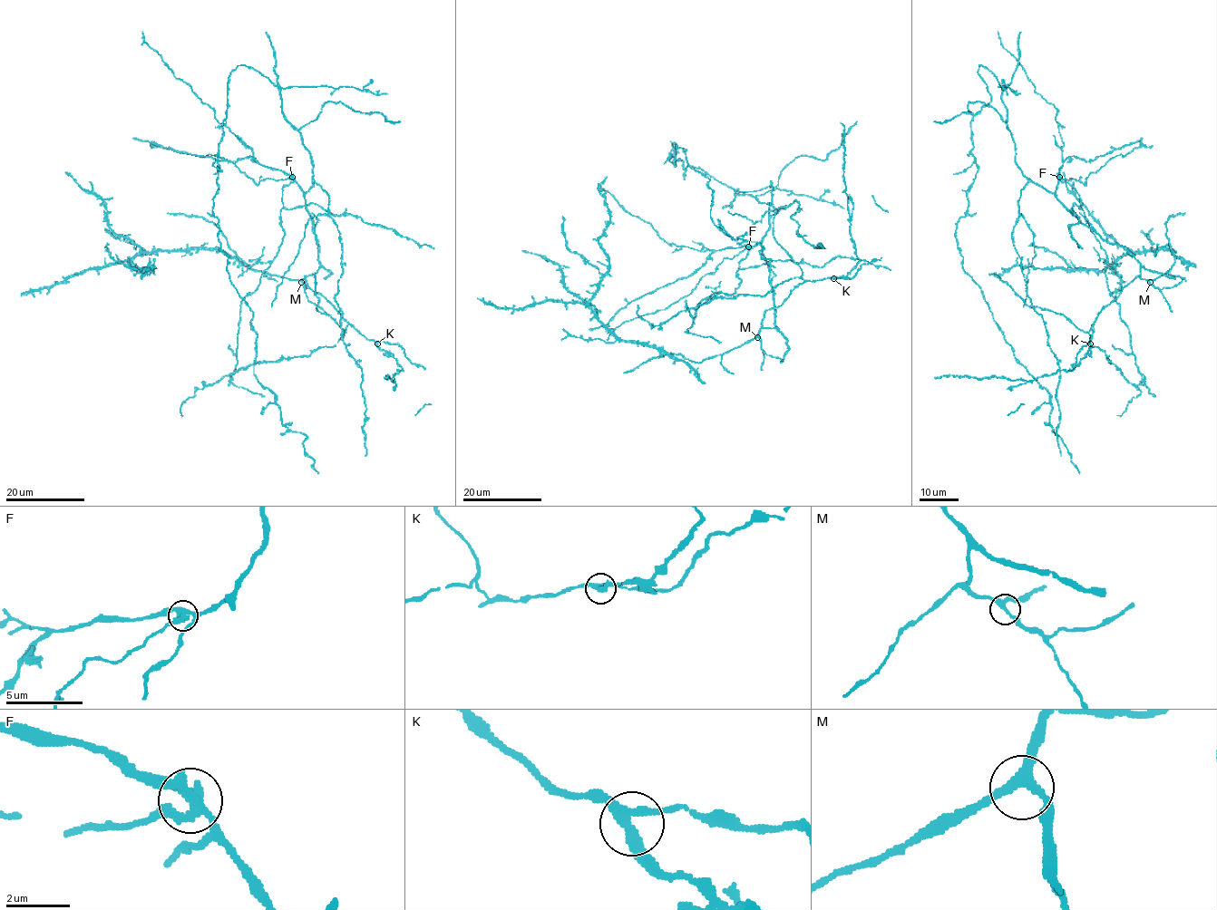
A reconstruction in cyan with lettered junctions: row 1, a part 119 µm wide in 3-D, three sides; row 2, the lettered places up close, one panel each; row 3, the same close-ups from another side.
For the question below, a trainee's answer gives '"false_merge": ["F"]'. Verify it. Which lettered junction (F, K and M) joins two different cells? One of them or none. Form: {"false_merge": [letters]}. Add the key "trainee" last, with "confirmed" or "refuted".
{"false_merge": ["F"], "trainee": "confirmed"}

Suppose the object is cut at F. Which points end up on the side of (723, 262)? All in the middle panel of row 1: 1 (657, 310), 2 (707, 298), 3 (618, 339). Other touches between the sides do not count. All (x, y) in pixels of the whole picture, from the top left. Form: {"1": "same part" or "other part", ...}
{"1": "same part", "2": "other part", "3": "other part"}

